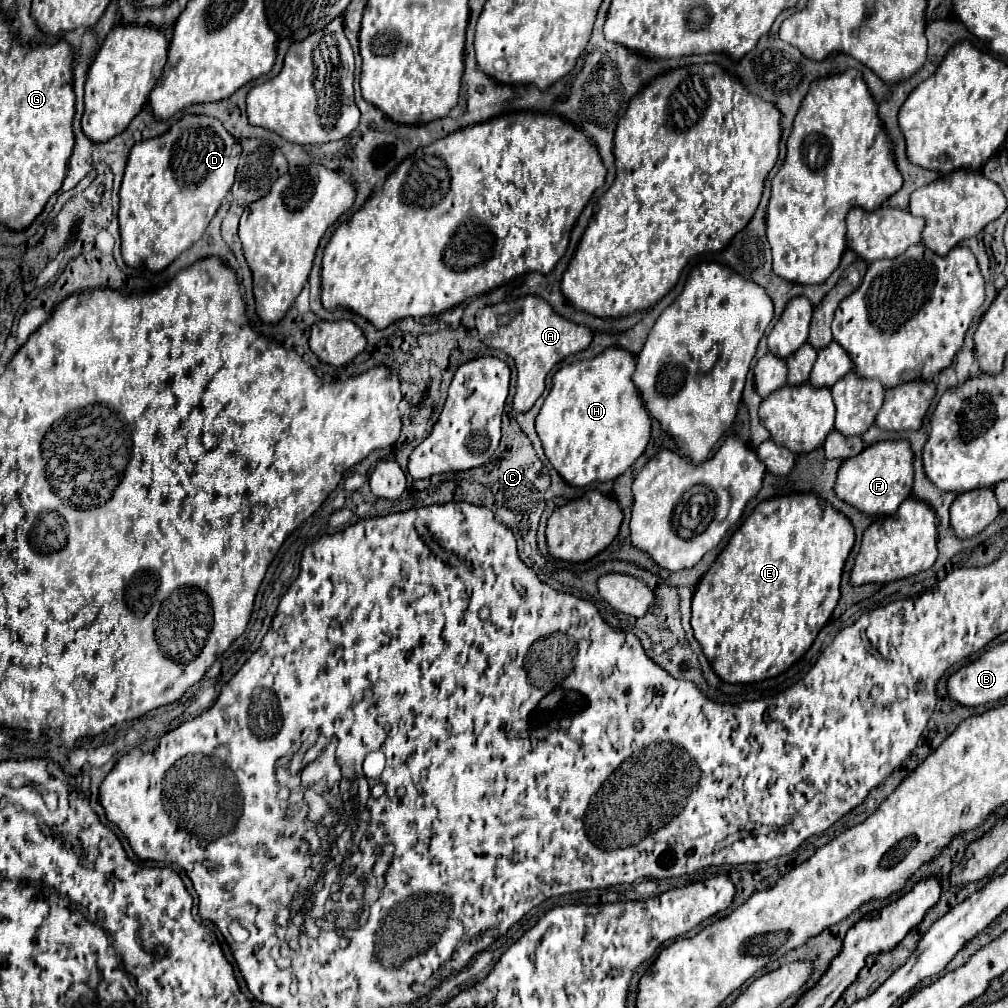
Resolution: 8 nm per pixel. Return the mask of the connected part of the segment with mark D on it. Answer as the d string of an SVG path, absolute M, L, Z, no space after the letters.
M185 116L167 134L131 148L121 184L121 252L127 266L165 270L183 250L203 236L223 198L229 194L241 144L211 116Z

